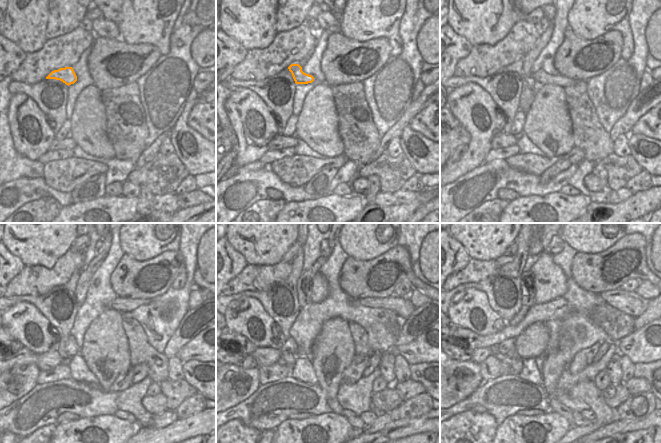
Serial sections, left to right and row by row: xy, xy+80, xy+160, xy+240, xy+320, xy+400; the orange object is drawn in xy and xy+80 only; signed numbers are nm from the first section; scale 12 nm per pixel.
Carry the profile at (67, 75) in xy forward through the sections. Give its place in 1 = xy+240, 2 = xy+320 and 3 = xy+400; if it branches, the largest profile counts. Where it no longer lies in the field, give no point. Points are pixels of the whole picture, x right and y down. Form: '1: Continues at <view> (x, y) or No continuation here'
1: Continues at xy+240 (122, 305)
2: Continues at xy+320 (403, 307)
3: Continues at xy+400 (631, 303).

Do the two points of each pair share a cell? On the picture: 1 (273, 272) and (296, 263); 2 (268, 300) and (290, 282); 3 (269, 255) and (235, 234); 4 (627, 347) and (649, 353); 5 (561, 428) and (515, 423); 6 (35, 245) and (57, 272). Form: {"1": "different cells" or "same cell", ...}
{"1": "different cells", "2": "same cell", "3": "same cell", "4": "same cell", "5": "same cell", "6": "different cells"}

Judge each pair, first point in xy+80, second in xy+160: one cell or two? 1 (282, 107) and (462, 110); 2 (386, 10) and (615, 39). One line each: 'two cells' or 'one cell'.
1: two cells
2: two cells

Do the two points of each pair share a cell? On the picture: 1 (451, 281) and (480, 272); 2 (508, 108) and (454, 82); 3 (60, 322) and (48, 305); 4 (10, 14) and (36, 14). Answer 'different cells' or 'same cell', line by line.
1: same cell
2: same cell
3: same cell
4: same cell

